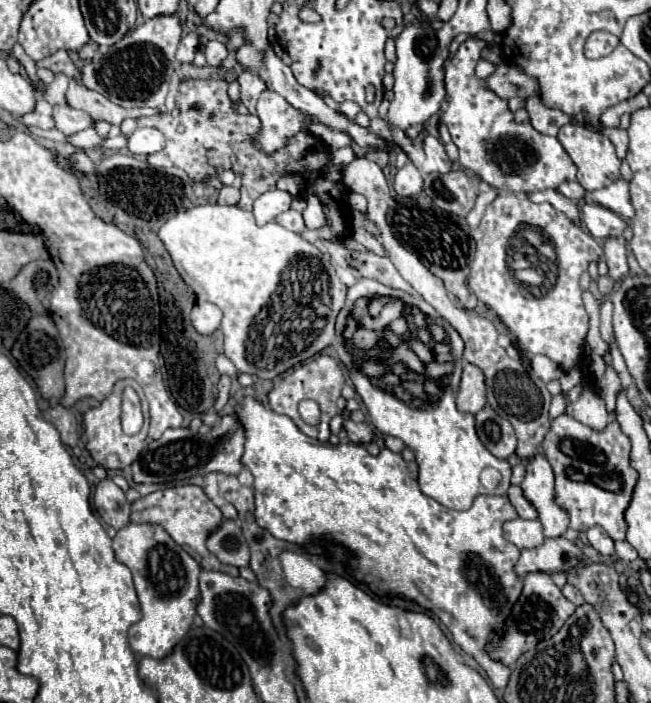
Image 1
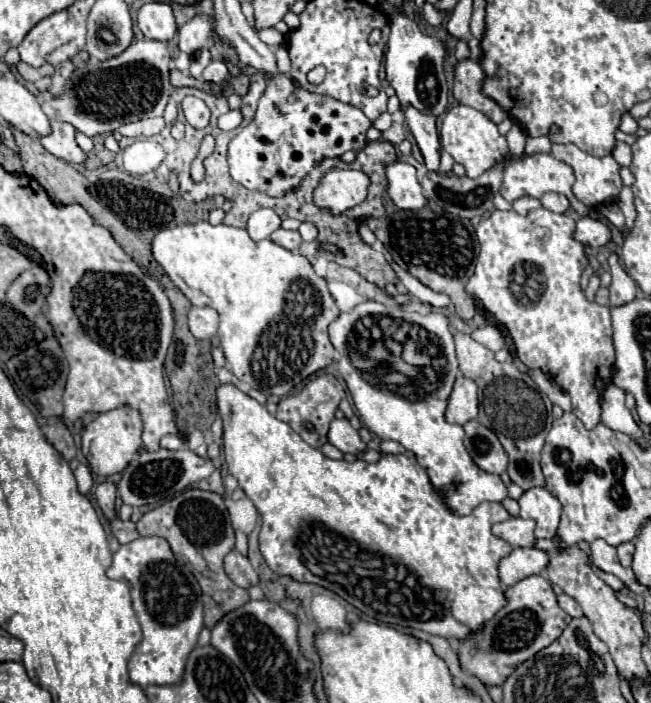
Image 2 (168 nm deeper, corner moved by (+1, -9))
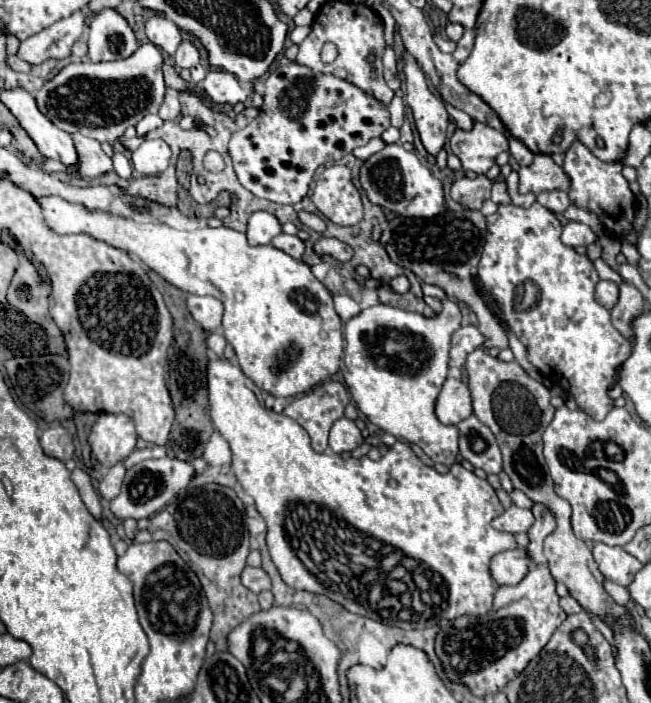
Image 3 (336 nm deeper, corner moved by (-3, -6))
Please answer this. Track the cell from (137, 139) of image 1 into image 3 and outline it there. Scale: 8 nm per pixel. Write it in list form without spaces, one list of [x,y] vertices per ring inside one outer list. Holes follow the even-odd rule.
[[[160,138],[144,140],[144,144],[138,150],[134,150],[132,164],[134,164],[134,170],[144,176],[160,174],[170,164],[170,148]]]

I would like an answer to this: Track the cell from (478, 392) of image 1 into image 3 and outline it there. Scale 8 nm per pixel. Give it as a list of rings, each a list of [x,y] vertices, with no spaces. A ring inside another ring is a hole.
[[[448,378],[436,398],[436,416],[442,424],[458,424],[472,414],[468,386],[458,378]]]

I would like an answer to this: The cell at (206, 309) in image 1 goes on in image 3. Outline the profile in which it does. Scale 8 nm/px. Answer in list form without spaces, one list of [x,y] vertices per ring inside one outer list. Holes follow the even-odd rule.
[[[188,296],[186,306],[192,314],[192,318],[208,332],[216,332],[222,324],[222,314],[224,306],[218,298],[214,296]]]

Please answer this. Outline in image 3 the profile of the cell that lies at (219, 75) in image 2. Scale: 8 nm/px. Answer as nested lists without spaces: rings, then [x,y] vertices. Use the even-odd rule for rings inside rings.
[[[216,68],[206,74],[202,88],[212,98],[212,102],[230,104],[230,106],[244,102],[250,94],[250,90],[246,90],[232,74],[228,74],[224,70],[216,70]]]

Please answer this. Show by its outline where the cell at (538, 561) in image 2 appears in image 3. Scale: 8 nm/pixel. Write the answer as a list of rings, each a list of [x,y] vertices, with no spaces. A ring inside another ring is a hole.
[[[506,550],[490,560],[490,576],[502,584],[518,584],[530,568],[530,560],[522,550]]]

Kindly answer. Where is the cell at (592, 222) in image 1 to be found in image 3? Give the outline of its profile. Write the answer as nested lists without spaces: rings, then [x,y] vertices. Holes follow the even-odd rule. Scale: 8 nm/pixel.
[[[568,222],[568,224],[562,228],[560,240],[562,240],[566,246],[588,246],[588,244],[596,242],[596,234],[594,234],[586,224]]]

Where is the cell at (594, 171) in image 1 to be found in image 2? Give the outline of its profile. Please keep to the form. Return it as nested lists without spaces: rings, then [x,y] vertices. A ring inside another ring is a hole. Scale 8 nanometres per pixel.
[[[572,143],[552,145],[552,155],[568,163],[574,169],[574,197],[588,205],[596,207],[600,203],[612,203],[618,199],[622,189],[620,165],[612,155],[594,157]]]

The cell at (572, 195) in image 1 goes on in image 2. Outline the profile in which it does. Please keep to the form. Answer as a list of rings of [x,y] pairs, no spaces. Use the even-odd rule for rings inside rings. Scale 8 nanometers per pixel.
[[[548,193],[548,195],[544,195],[544,197],[540,199],[540,203],[542,203],[546,209],[554,211],[554,213],[566,213],[566,211],[570,209],[568,197],[566,197],[566,195],[560,195],[560,193]]]

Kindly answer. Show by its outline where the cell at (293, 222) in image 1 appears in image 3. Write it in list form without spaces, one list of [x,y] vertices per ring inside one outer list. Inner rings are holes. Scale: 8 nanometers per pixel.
[[[278,234],[272,242],[270,242],[274,248],[290,254],[294,260],[302,260],[302,254],[304,254],[304,242],[296,236],[288,236],[288,234]]]

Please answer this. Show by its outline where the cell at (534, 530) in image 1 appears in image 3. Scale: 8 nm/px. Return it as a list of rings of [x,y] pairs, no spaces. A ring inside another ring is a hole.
[[[512,504],[510,508],[506,508],[500,516],[496,516],[492,520],[492,526],[496,530],[516,534],[516,532],[528,532],[528,528],[532,526],[532,520],[534,520],[534,516],[530,510],[522,510],[522,508]]]

